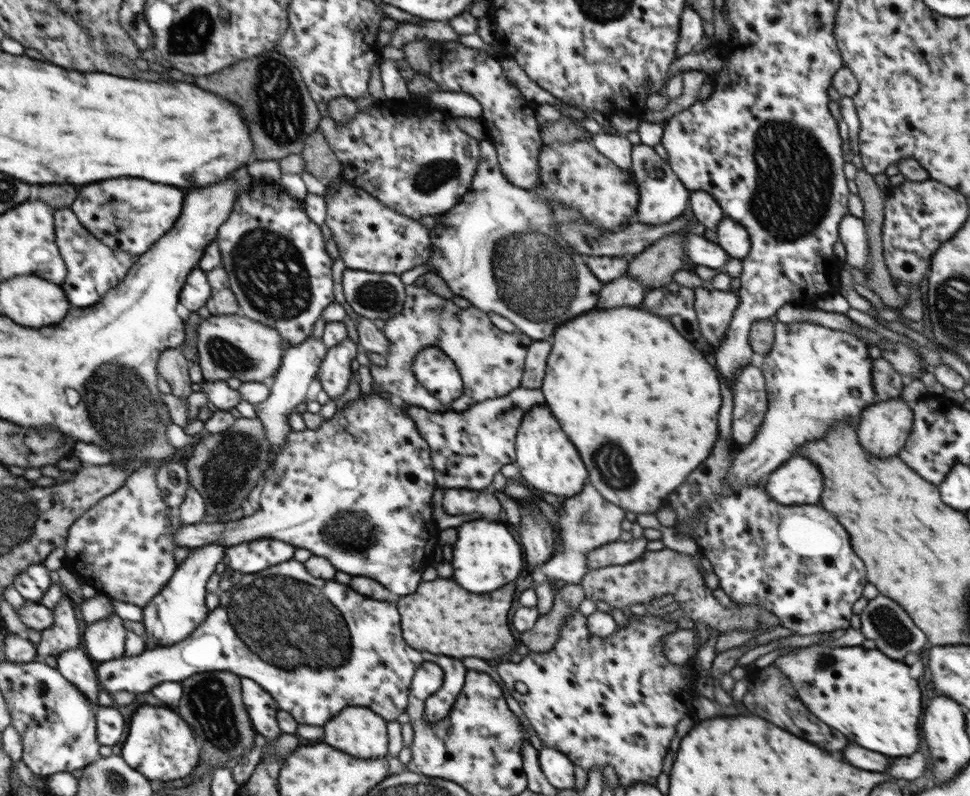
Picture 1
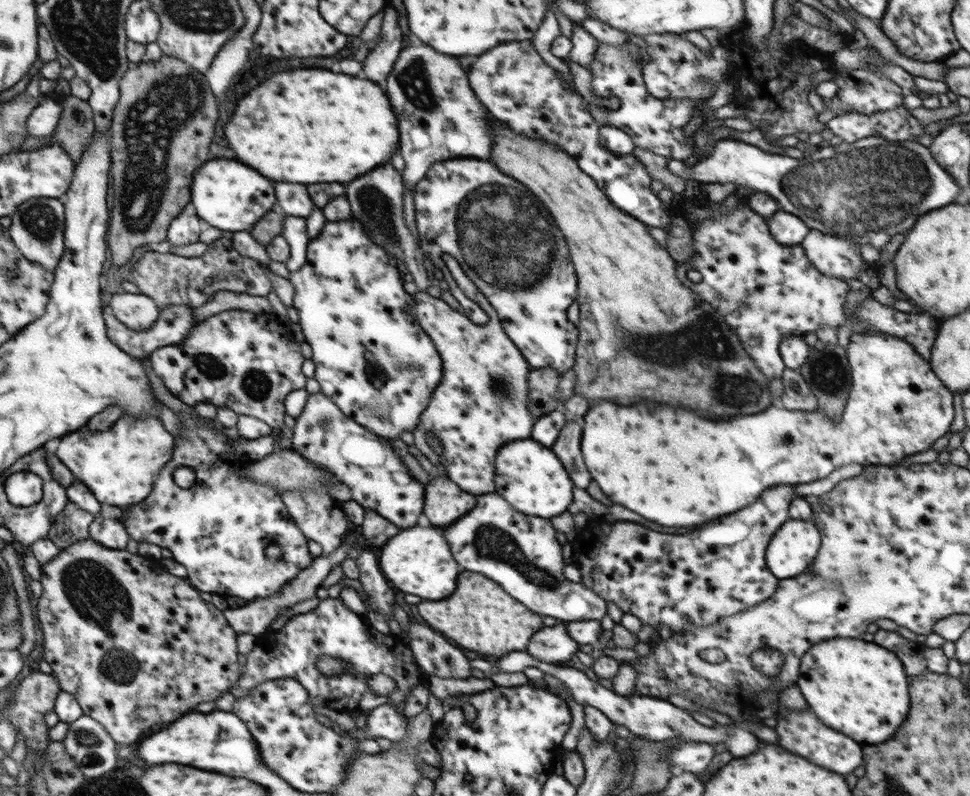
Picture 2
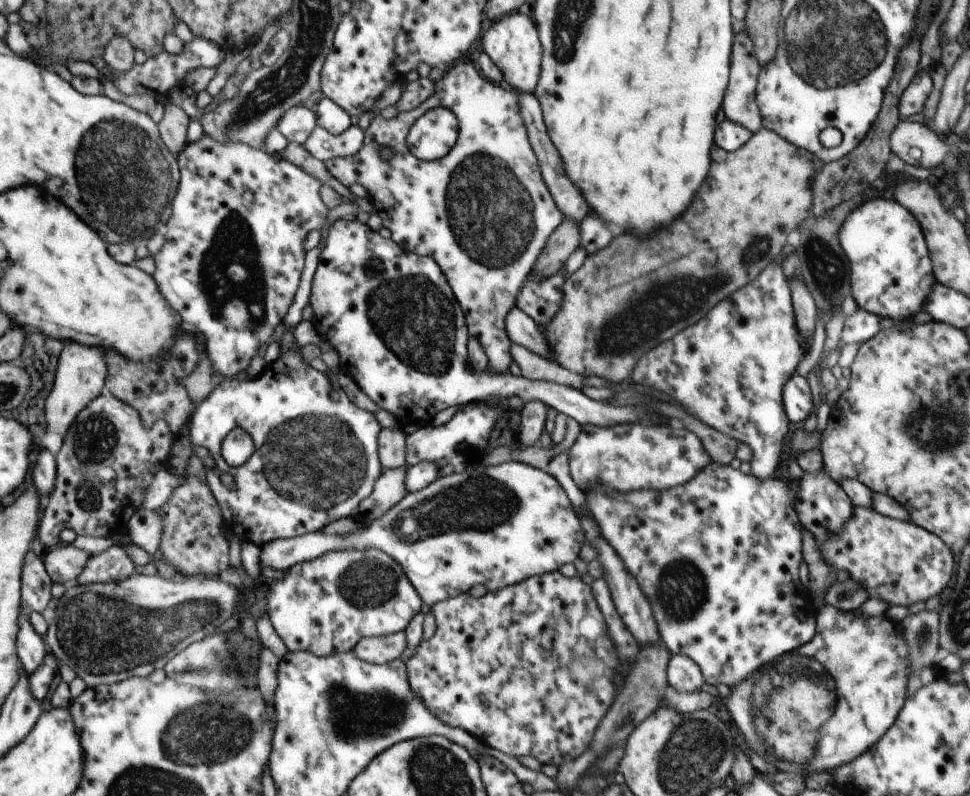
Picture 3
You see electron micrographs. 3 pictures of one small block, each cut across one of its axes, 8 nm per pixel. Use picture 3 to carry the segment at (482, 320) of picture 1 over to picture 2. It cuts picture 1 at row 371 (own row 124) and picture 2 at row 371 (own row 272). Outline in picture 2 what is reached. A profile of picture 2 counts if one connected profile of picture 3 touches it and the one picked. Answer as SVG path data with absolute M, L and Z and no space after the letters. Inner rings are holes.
M441 254L441 259L446 263L451 276L458 286L460 292L473 300L488 316L488 321L482 326L474 324L467 316L452 309L441 298L435 298L427 292L417 290L414 295L415 304L409 311L417 318L422 330L432 340L436 352L443 360L443 373L441 381L432 393L430 404L420 415L419 423L413 430L415 446L429 458L433 466L442 465L446 468L447 476L452 482L456 482L462 490L470 490L470 494L488 494L494 492L494 458L500 446L506 442L502 440L530 439L535 420L527 407L528 393L530 392L527 376L532 372L528 361L520 353L520 349L512 344L512 340L502 330L501 320L496 314L495 308L488 302L486 296L478 290L472 280L464 274L460 263L450 256ZM431 432L439 440L443 453L437 455L426 440L427 434Z

